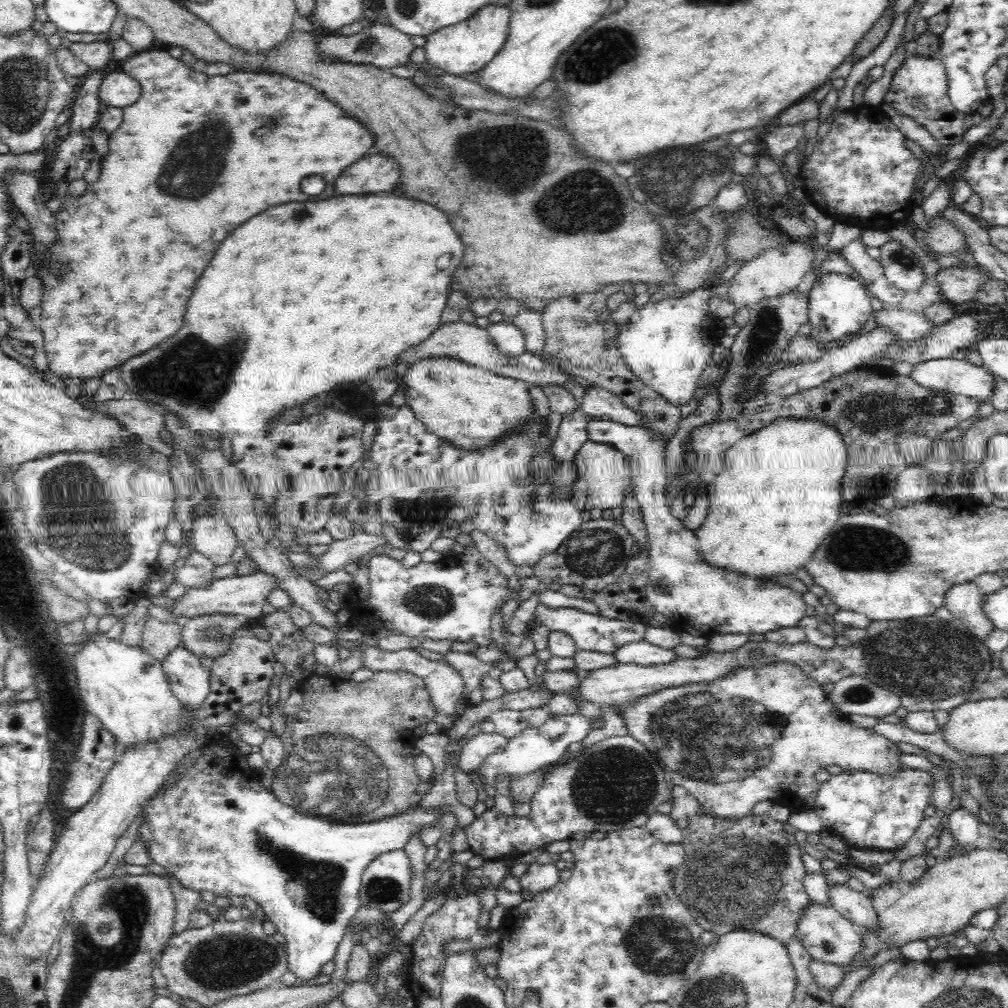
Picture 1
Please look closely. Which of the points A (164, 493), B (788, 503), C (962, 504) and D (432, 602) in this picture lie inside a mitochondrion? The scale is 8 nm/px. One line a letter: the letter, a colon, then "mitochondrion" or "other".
A: other
B: other
C: other
D: mitochondrion

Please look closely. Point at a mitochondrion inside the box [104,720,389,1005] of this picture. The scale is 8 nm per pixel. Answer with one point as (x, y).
(223, 961)

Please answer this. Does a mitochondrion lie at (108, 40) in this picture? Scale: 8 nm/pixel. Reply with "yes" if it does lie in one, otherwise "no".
no

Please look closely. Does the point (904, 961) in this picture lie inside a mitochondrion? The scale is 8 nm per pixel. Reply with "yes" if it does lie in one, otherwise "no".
no

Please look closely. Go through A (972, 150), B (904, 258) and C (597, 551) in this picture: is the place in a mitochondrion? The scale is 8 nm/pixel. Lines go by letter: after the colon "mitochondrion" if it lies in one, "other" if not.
A: other
B: mitochondrion
C: mitochondrion

